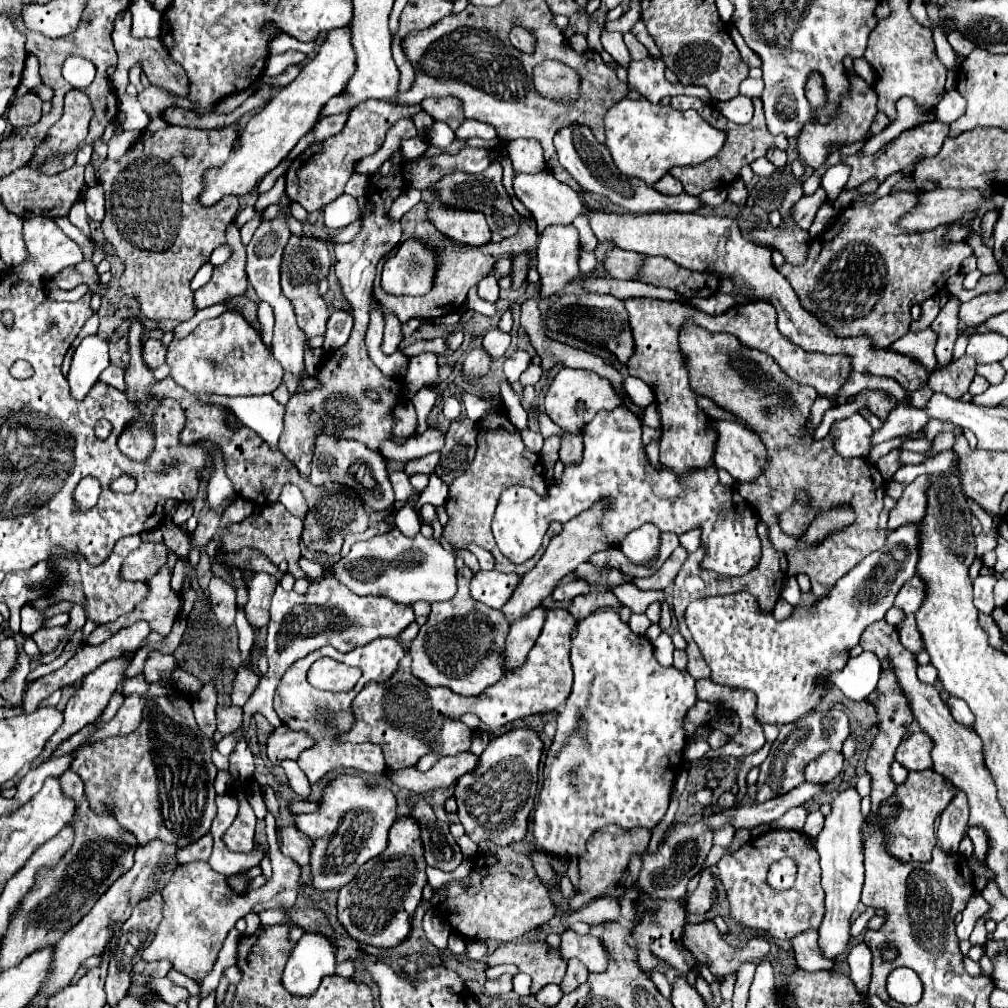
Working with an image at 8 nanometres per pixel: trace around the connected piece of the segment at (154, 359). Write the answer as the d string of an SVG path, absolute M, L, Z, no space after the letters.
M148 339L144 345L144 361L150 369L160 367L166 361L166 351L168 347L160 339Z

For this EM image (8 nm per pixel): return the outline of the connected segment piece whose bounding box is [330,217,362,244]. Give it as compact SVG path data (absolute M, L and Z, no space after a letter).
M359 217L358 219L356 219L356 221L354 221L347 227L343 228L342 231L338 233L336 236L332 237L330 241L334 244L346 243L351 241L360 232L361 224L362 218Z

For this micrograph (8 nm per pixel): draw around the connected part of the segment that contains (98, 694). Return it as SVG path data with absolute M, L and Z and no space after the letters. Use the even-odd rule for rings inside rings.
M116 657L116 659L110 659L106 663L102 663L98 669L94 669L92 673L88 673L84 679L82 679L82 685L76 689L76 693L70 697L66 709L64 709L64 723L60 727L60 731L56 731L56 735L52 735L52 739L48 741L48 747L44 747L44 755L40 755L40 759L36 763L32 763L32 767L38 767L40 763L44 763L46 759L50 759L50 755L64 743L68 741L72 735L76 735L80 729L84 729L86 725L94 723L104 707L108 705L108 699L112 697L116 685L122 681L122 675L126 671L126 667L130 665L130 659L124 659L124 657Z

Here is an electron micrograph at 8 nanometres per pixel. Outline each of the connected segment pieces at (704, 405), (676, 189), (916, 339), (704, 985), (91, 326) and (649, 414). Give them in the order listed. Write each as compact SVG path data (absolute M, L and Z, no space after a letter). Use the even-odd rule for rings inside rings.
M698 397L698 405L702 408L710 417L716 419L728 419L736 422L736 417L730 415L730 413L720 409L711 399L707 397Z
M670 173L664 175L664 179L656 181L656 183L654 183L654 189L660 191L660 193L664 193L664 195L680 195L680 193L684 191L684 189L682 189L682 183L680 183L678 179L674 179Z
M926 327L922 331L908 331L900 341L892 343L890 349L902 355L920 359L928 371L934 371L936 369L936 357L934 357L936 339L938 339L936 331L932 331L932 327Z
M700 975L697 976L694 987L698 993L703 997L706 1005L711 1005L713 1003L713 995L711 993L709 984Z
M97 314L94 315L95 316L90 317L81 328L78 336L72 343L73 348L76 348L81 343L82 339L84 339L84 337L97 334L99 328L99 318Z
M656 402L646 407L642 424L653 428L660 427L661 415Z

